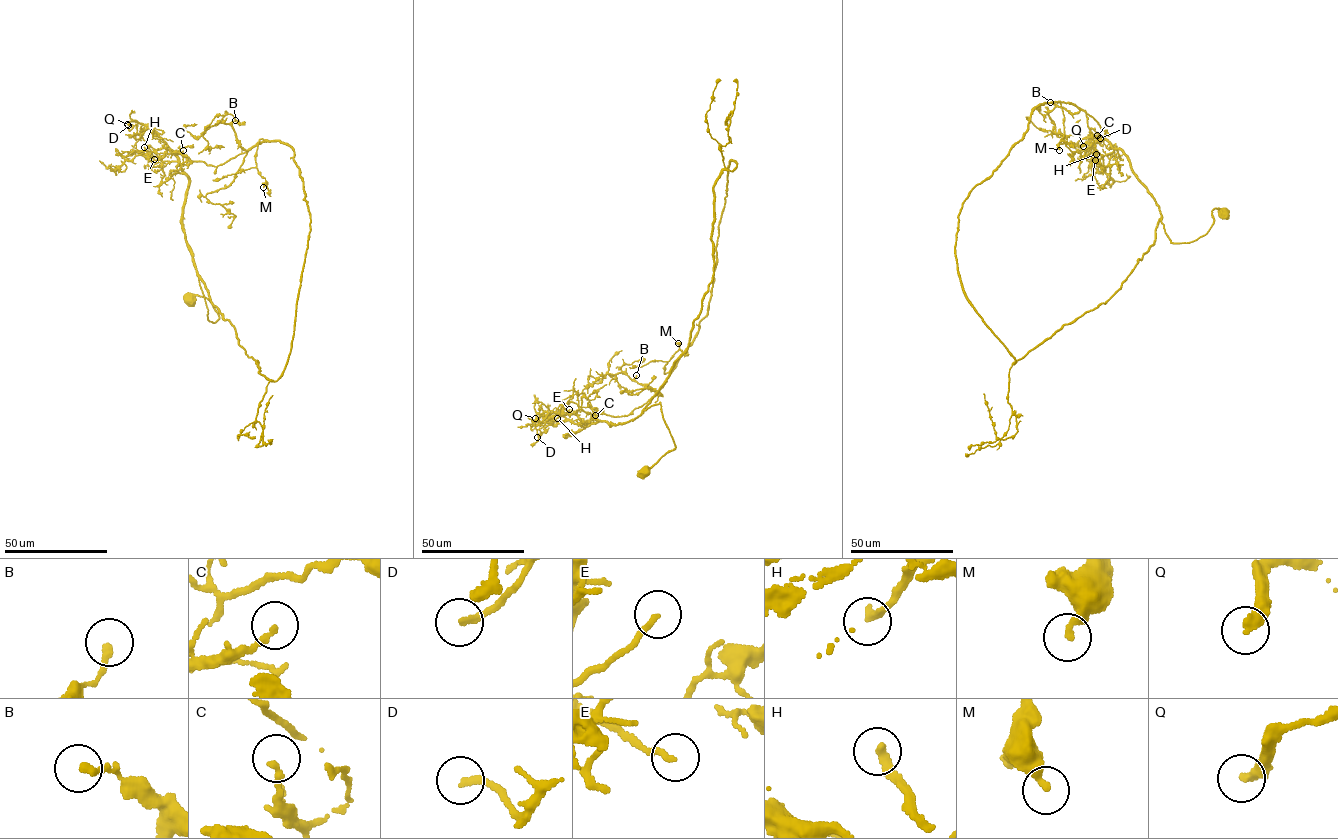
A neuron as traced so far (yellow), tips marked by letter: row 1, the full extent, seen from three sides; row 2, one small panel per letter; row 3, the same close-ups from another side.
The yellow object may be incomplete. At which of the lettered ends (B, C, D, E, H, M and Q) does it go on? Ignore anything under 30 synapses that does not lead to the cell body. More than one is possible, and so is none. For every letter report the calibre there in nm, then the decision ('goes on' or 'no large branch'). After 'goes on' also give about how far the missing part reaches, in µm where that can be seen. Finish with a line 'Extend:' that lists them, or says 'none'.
B: 240 nm | no large branch
C: 200 nm | no large branch
D: 200 nm | no large branch
E: 180 nm | no large branch
H: 240 nm | no large branch
M: 320 nm | no large branch
Q: 320 nm | goes on | 50 µm
Extend: Q

